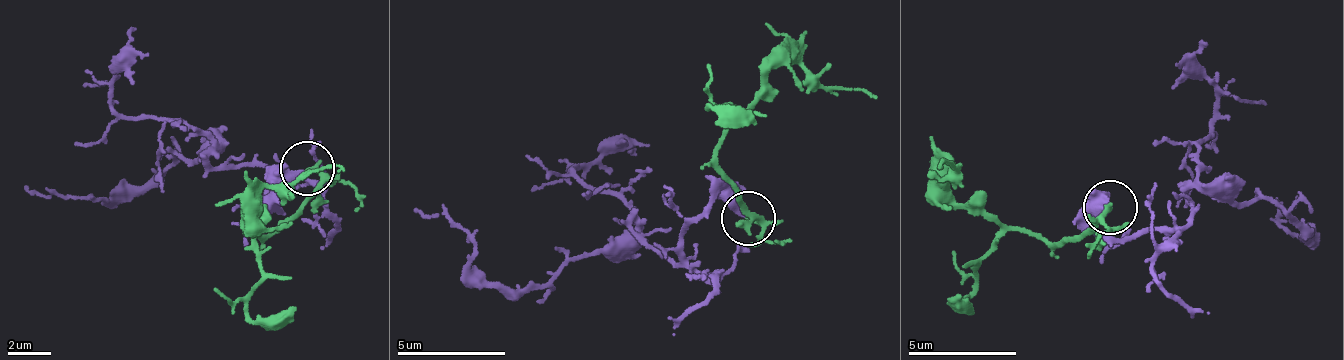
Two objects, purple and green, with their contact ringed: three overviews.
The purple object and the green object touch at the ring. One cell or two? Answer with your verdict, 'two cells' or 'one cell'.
one cell

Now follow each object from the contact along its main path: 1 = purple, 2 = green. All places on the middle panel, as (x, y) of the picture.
1: (747, 218), (723, 190), (677, 262), (615, 235), (540, 287), (493, 283), (457, 227), (413, 207)
2: (750, 216), (756, 213), (714, 162), (724, 124), (758, 96), (761, 74), (786, 57), (830, 88), (873, 97)

